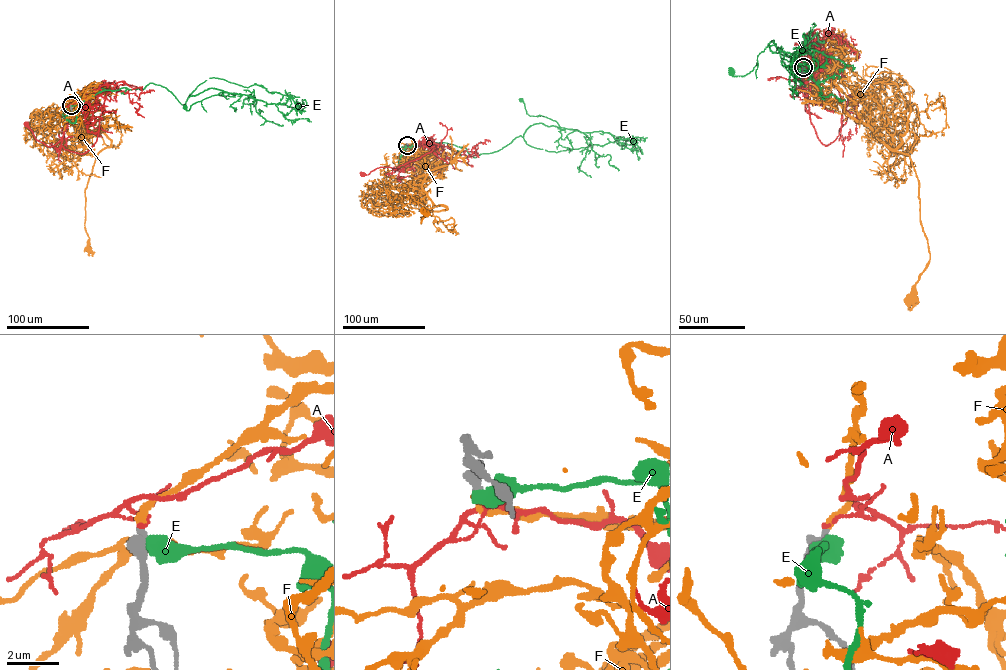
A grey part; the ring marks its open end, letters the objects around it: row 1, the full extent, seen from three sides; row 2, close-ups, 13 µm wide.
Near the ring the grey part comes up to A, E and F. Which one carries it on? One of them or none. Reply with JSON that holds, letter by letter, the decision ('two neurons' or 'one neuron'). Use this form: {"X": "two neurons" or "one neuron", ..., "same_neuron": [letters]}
{"A": "two neurons", "E": "two neurons", "F": "one neuron", "same_neuron": ["F"]}

